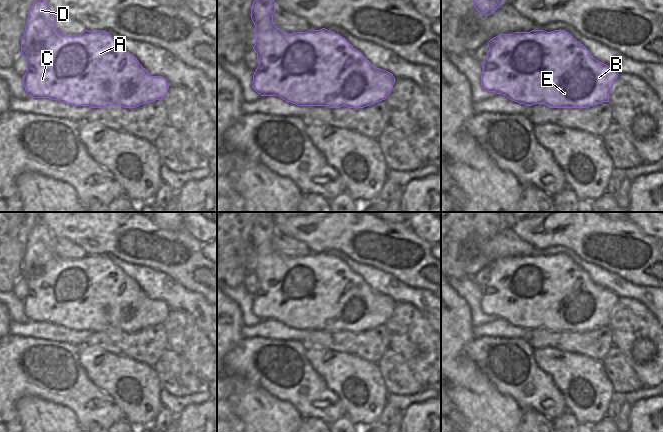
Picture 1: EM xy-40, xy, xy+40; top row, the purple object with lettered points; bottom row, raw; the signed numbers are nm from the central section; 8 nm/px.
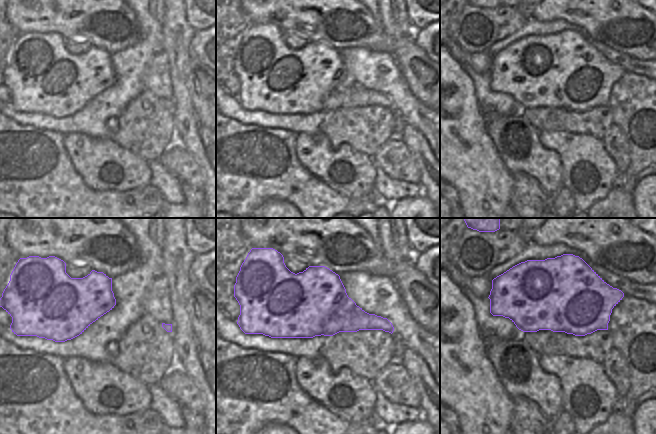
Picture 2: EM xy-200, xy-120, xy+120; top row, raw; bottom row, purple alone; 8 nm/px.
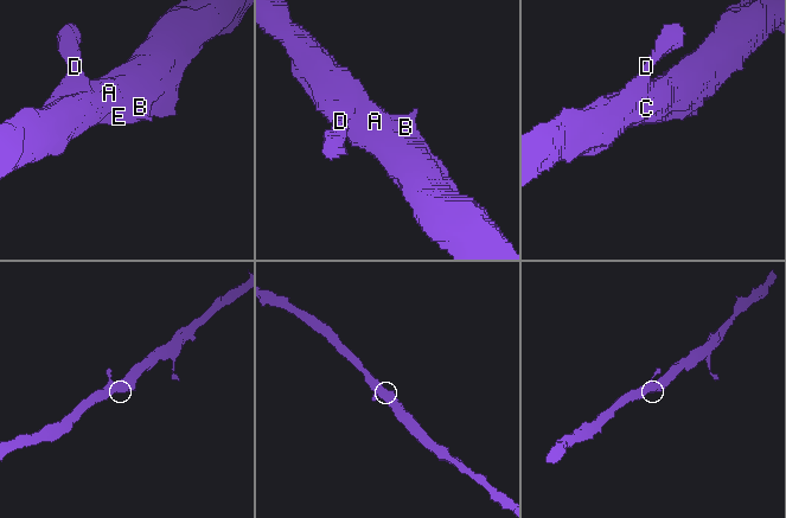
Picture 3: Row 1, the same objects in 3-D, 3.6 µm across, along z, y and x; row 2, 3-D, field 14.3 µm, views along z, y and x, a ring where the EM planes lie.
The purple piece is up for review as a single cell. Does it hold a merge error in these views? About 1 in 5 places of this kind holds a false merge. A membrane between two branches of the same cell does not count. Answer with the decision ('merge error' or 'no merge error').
no merge error

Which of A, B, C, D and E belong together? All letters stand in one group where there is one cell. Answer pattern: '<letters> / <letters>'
A B C D E

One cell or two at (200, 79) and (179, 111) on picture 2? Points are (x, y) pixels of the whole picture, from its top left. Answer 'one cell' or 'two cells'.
two cells

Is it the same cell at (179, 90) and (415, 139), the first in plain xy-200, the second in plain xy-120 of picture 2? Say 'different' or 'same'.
same

